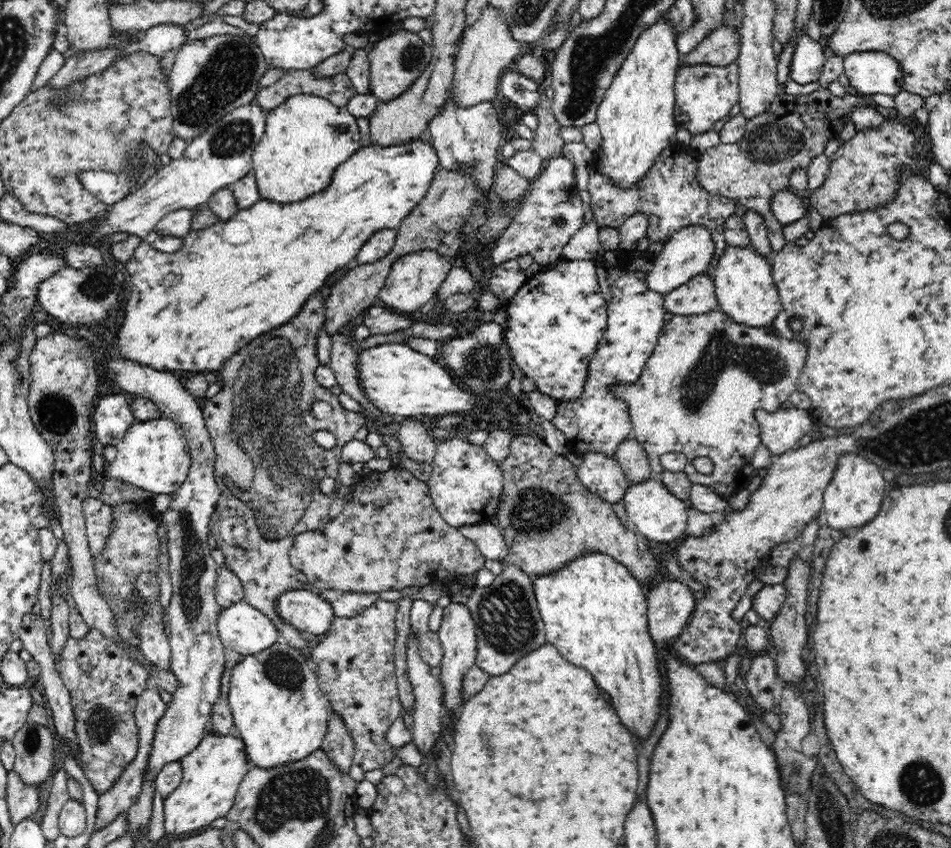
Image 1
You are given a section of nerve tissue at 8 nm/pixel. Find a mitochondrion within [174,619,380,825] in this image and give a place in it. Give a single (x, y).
(282, 669)

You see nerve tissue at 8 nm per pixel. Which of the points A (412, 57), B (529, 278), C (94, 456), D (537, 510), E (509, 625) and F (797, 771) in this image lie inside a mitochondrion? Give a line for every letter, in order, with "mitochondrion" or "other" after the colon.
A: mitochondrion
B: other
C: other
D: mitochondrion
E: mitochondrion
F: mitochondrion

